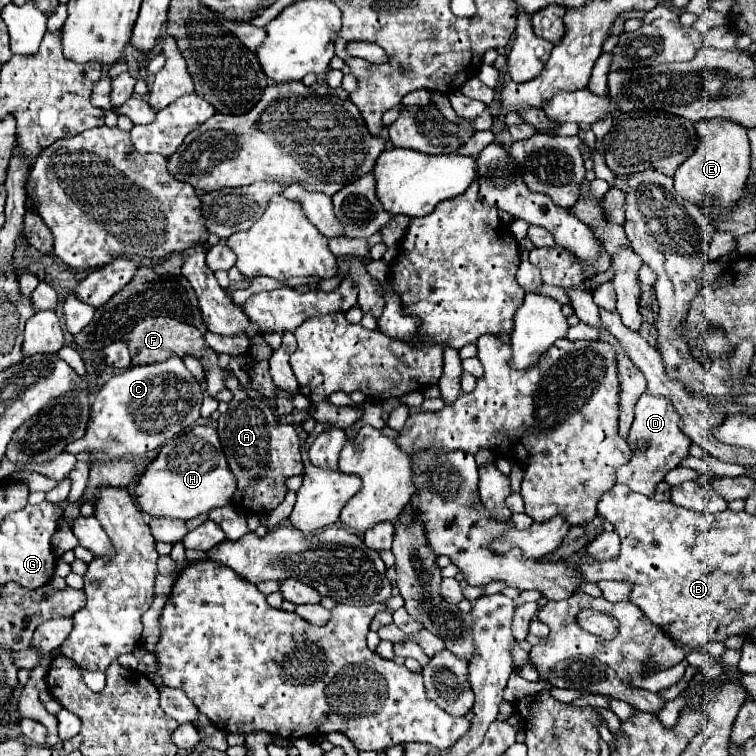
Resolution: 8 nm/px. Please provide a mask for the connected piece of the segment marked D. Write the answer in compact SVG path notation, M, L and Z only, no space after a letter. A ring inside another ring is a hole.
M649 393L641 395L641 399L635 405L635 421L629 429L629 447L633 451L633 457L627 465L617 469L617 483L627 485L631 491L653 497L657 483L665 479L665 475L683 461L683 457L689 455L691 439L679 429L679 415L675 413L673 405L665 397L653 397ZM643 441L647 447L643 451L637 451L635 445Z

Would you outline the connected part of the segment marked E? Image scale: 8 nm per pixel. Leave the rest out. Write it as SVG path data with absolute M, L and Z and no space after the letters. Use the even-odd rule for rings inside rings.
M729 119L699 121L695 127L699 131L699 145L693 155L677 169L675 189L693 205L701 205L709 219L713 219L713 213L729 217L743 197L745 181L749 175L747 129Z

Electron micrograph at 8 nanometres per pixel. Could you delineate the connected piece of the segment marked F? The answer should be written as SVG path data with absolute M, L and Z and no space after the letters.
M147 317L139 325L135 325L135 329L131 333L127 333L123 339L129 345L129 353L131 353L131 359L133 359L135 365L147 365L147 363L165 361L171 355L185 357L187 353L191 353L201 361L203 367L207 367L207 393L213 397L225 387L225 383L223 383L225 373L217 367L217 353L211 347L207 347L203 335L193 325L181 323L181 321L169 319L169 317Z

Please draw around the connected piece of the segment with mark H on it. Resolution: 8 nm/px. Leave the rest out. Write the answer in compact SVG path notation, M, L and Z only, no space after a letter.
M197 425L179 437L167 441L159 455L147 465L137 479L135 497L143 513L167 519L193 519L213 507L231 503L235 493L235 477L227 469L217 431L209 425Z

